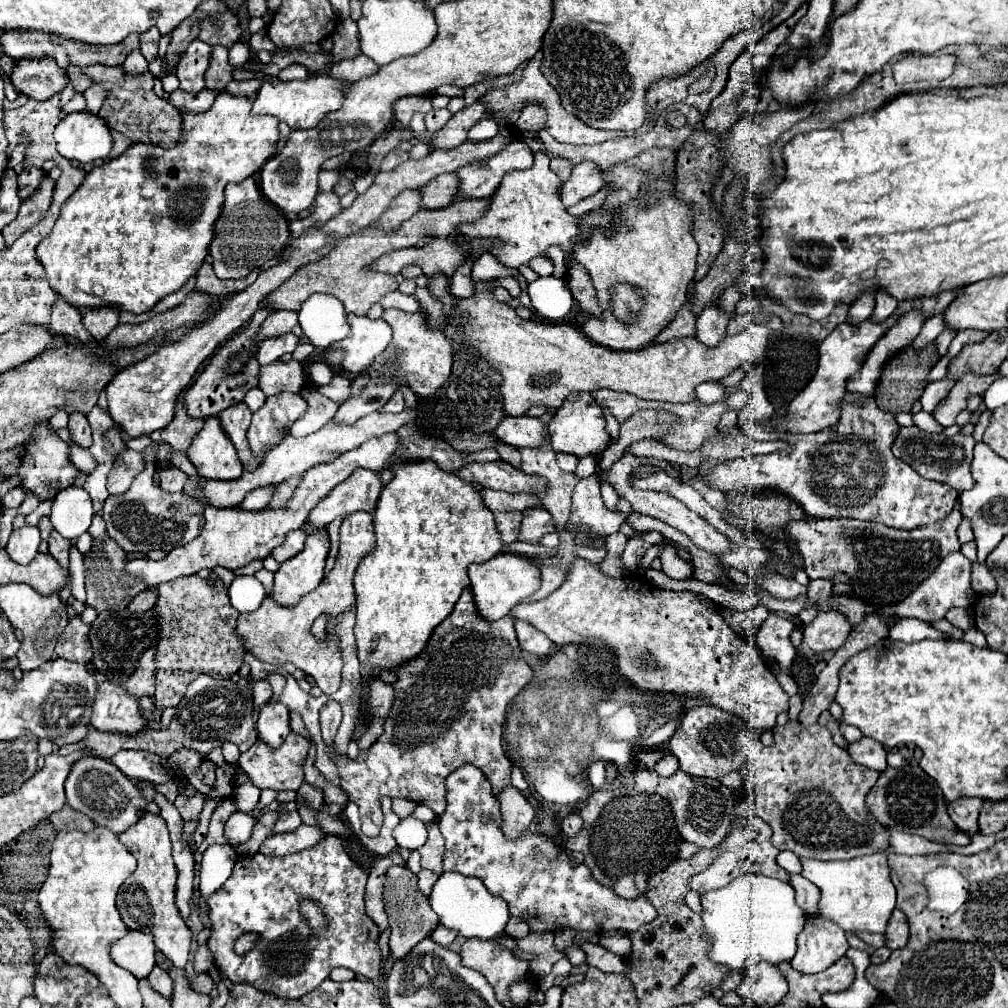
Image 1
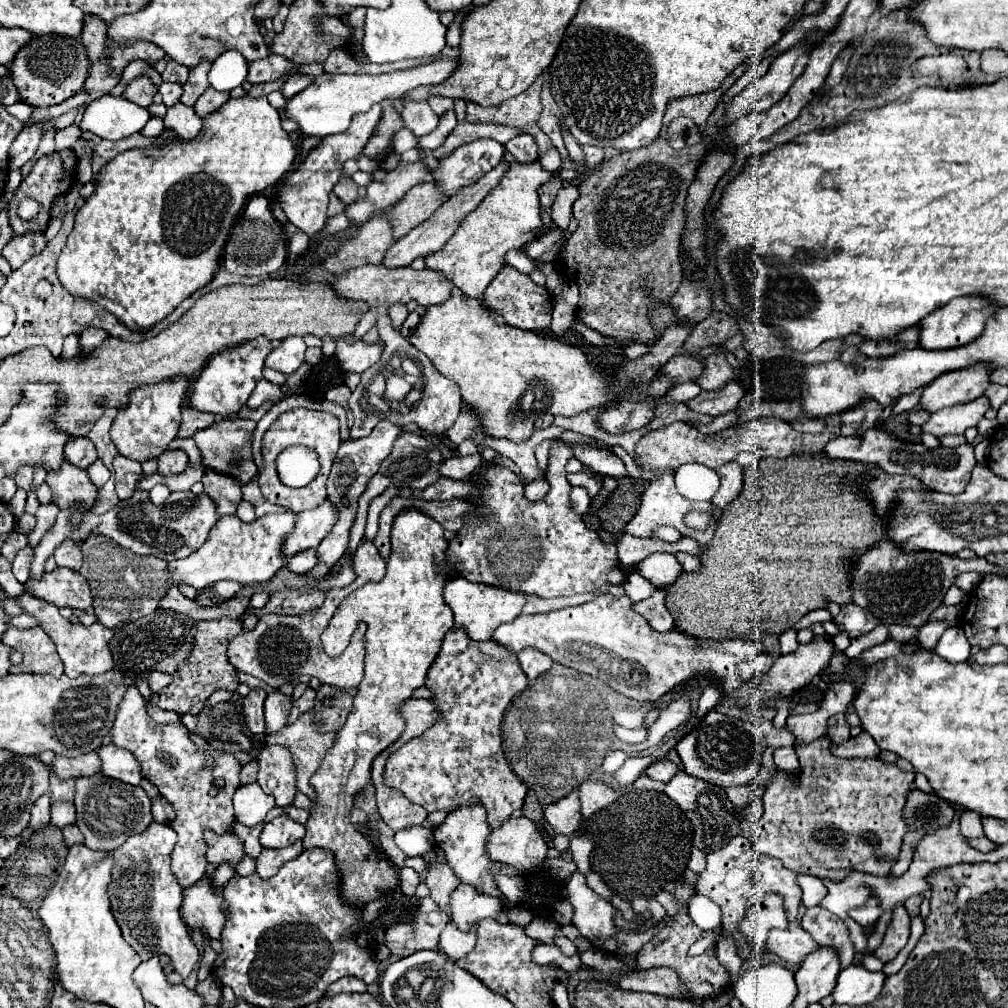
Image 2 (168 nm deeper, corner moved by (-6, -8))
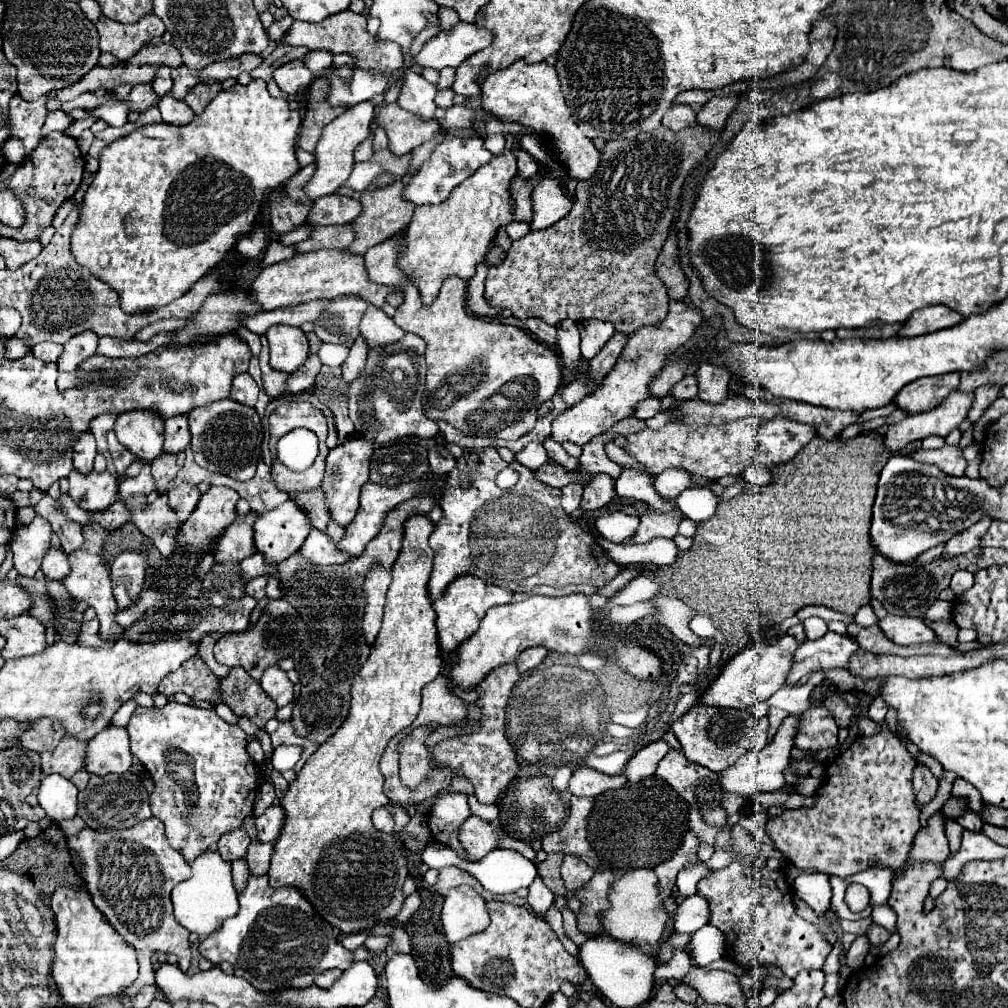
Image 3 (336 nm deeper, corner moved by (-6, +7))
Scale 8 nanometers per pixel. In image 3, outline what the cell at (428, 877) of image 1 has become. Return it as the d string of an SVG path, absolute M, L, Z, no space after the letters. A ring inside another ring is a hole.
M369 935L367 941L365 941L365 947L373 953L381 953L389 943L389 935L381 935L381 937L375 937L375 935Z

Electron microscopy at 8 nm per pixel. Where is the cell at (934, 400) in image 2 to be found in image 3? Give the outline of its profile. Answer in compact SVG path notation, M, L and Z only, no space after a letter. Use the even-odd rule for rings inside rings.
M957 371L941 375L941 377L923 377L905 385L905 389L897 393L895 405L899 409L905 409L909 415L919 413L919 411L929 411L937 407L957 387L959 387Z

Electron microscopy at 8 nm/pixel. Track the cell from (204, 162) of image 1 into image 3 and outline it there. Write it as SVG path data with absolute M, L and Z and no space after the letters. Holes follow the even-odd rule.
M253 79L249 85L241 85L237 83L233 89L225 89L221 91L207 107L201 115L197 115L191 125L167 125L167 123L157 123L157 125L143 125L139 129L135 129L133 133L129 133L127 137L121 137L117 141L113 141L111 145L107 145L101 151L99 157L99 171L93 177L93 183L89 185L83 203L81 203L81 217L71 233L71 253L77 259L79 265L87 267L97 279L101 279L103 283L107 283L113 291L117 291L119 299L121 299L121 309L125 313L145 313L145 311L153 311L159 309L171 301L175 301L177 297L181 297L183 293L187 293L193 283L197 279L201 279L205 273L209 273L213 267L221 265L229 251L233 251L237 237L245 235L253 229L255 221L261 215L263 203L267 201L269 193L273 189L279 189L291 175L295 175L299 171L299 163L295 159L295 143L297 143L297 133L299 133L299 125L301 125L301 117L297 111L291 111L285 99L275 99L269 95L267 91L267 83L265 81L257 81ZM199 193L201 193L201 225L193 225L195 217L193 211L197 211L199 207Z

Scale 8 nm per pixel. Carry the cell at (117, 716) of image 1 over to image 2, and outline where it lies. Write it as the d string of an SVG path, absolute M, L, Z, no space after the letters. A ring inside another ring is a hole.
M129 686L125 698L121 700L117 720L111 728L111 736L113 744L127 748L137 758L137 762L141 764L141 772L145 772L145 778L153 782L161 796L173 806L175 818L169 822L169 826L177 832L177 844L171 854L171 870L183 888L191 886L205 874L207 864L205 860L207 844L203 840L205 828L211 828L217 834L233 830L235 816L231 798L235 790L241 786L239 760L231 752L199 748L191 740L191 732L185 728L185 724L155 722L147 714L145 700L135 686ZM215 780L225 780L225 790L221 790L217 796L209 796L209 788L215 784Z

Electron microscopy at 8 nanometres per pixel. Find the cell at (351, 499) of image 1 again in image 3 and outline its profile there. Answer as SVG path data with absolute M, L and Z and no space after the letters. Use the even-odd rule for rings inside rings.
M293 499L265 513L255 523L255 547L269 561L279 563L299 551L309 535L311 517Z

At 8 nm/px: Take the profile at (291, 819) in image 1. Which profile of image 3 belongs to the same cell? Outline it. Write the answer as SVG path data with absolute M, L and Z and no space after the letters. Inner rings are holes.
M271 805L263 815L259 815L255 819L255 825L257 825L257 831L259 831L259 839L263 843L277 839L279 833L283 831L283 825L285 825L283 807L281 805Z

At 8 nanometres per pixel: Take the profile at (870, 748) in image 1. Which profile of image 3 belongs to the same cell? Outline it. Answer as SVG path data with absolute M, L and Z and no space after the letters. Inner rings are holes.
M811 707L801 719L801 729L795 747L807 753L817 753L823 749L833 749L839 745L839 727L835 725L831 713L825 707Z

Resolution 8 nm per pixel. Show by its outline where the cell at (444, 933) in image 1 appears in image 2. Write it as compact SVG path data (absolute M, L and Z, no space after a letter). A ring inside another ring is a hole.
M449 922L449 926L445 926L445 930L441 932L439 950L443 954L447 954L447 958L453 960L453 962L463 958L475 946L475 930L477 928L471 928L469 932L463 932L453 922Z

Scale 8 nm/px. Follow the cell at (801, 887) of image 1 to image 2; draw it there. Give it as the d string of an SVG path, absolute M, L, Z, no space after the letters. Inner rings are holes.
M819 906L809 908L809 910L805 910L805 914L801 918L801 928L805 932L809 932L813 936L813 940L817 940L821 946L833 948L839 956L841 968L845 968L845 964L853 962L855 948L849 942L847 926L835 914L827 912Z

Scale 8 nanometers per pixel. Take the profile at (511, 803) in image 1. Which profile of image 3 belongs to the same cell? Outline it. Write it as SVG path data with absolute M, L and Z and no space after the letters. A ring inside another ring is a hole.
M471 815L465 825L461 825L459 841L467 851L467 859L479 861L483 859L491 849L497 847L497 841L503 839L507 831L495 823L483 821L477 815Z

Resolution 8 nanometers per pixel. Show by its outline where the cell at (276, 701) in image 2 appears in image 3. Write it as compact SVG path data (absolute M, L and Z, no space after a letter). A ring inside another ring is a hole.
M277 665L273 669L267 669L259 683L263 691L277 703L277 707L285 707L293 699L293 683Z

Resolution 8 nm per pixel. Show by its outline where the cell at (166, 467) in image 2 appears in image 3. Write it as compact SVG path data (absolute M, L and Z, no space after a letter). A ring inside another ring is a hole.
M161 453L157 459L149 463L159 493L163 493L165 485L177 475L177 471L183 467L183 461L185 461L185 453Z

